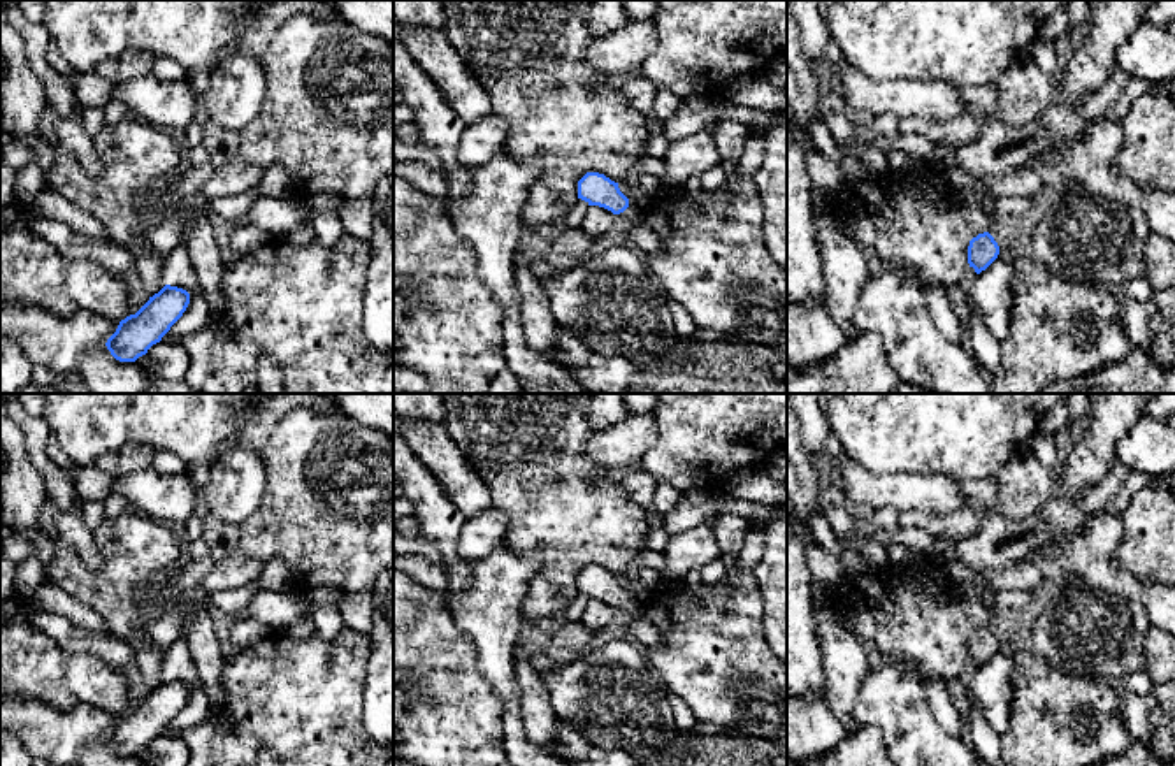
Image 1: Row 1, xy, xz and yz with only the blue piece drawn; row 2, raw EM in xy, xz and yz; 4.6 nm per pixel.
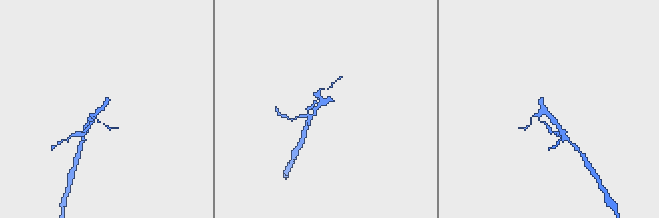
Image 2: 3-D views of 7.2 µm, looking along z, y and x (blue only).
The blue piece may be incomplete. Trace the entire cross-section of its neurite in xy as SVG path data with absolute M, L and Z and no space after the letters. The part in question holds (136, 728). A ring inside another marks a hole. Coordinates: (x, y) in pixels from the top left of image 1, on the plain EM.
M165 678L135 706L119 715L105 740L119 755L135 755L160 736L170 720L183 710L190 687Z

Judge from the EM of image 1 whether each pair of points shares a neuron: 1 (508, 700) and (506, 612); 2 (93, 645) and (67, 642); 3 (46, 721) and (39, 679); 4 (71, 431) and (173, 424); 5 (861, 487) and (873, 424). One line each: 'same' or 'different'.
1: same
2: same
3: different
4: same
5: different

